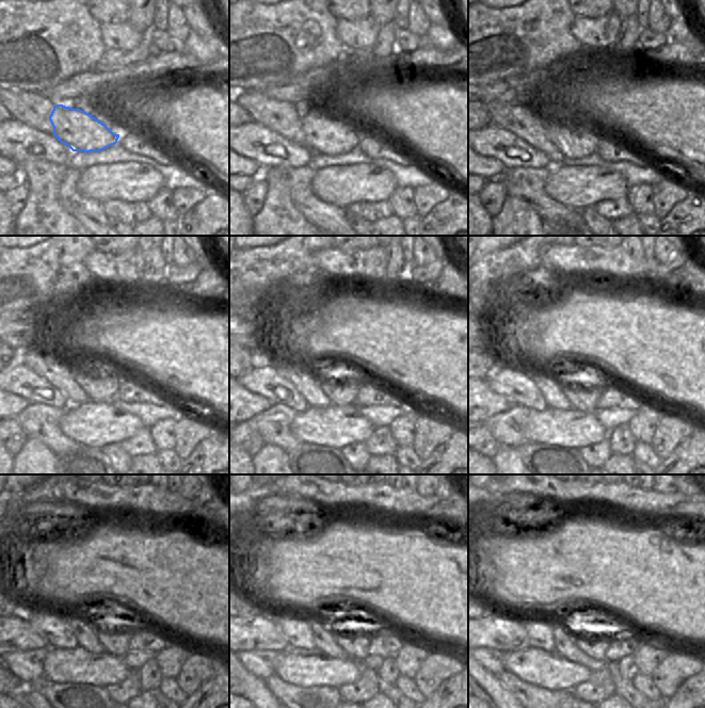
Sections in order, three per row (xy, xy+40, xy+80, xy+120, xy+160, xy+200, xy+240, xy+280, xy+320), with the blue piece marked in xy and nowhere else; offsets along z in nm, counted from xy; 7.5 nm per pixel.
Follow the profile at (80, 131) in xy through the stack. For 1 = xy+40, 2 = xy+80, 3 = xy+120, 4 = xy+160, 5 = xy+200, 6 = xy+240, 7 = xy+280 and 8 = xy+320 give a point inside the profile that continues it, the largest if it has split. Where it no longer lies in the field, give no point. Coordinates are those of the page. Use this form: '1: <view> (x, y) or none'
1: xy+40 (324, 133)
2: xy+80 (573, 142)
3: xy+120 (101, 388)
4: xy+160 (342, 390)
5: xy+200 (585, 398)
6: xy+240 (115, 643)
7: xy+280 (356, 645)
8: xy+320 (595, 646)

